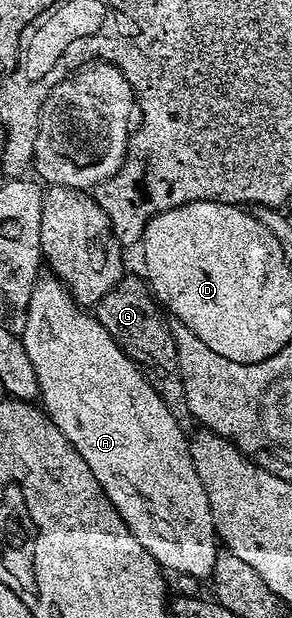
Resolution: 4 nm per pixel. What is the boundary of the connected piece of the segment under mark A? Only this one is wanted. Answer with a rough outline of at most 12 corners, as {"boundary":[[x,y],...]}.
{"boundary":[[39,276],[41,408],[163,570],[213,578],[212,507],[146,374]]}

